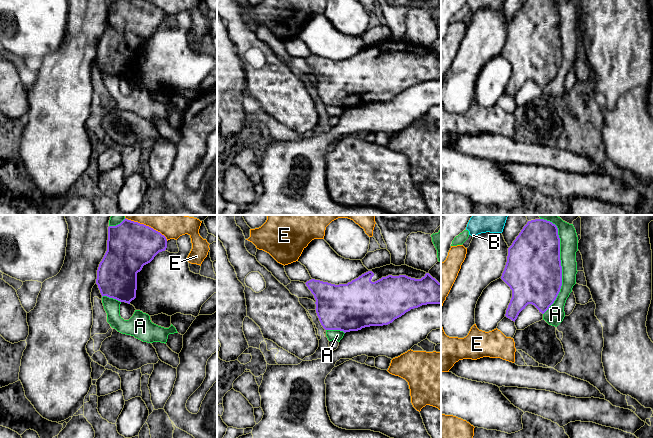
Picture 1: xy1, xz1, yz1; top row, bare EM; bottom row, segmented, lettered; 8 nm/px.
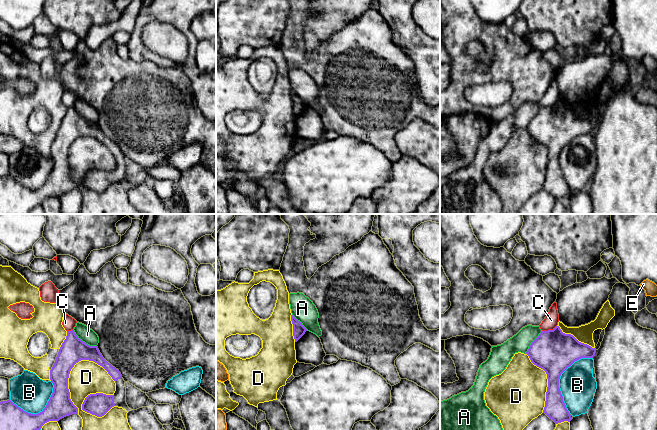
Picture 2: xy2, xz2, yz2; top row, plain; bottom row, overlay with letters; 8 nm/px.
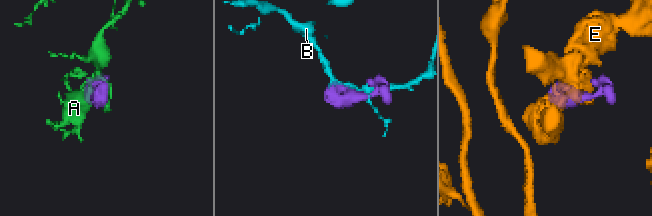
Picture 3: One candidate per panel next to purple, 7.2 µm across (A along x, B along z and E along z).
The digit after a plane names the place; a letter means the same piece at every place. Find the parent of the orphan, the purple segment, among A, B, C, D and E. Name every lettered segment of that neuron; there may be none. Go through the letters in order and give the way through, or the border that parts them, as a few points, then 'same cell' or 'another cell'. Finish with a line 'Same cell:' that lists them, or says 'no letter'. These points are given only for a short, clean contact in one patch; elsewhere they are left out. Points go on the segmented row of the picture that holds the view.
A: another cell
B: another cell
C: border along yz2 (556, 325), (552, 329), (542, 331); another cell
D: another cell
E: another cell
Same cell: no letter

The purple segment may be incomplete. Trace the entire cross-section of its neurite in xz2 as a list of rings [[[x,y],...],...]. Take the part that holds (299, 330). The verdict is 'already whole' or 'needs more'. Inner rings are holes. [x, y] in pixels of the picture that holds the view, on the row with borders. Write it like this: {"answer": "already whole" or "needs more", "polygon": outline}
{"answer": "already whole", "polygon": [[[291,315],[291,321],[293,324],[293,336],[295,342],[297,342],[305,334],[307,329],[293,315]]]}

